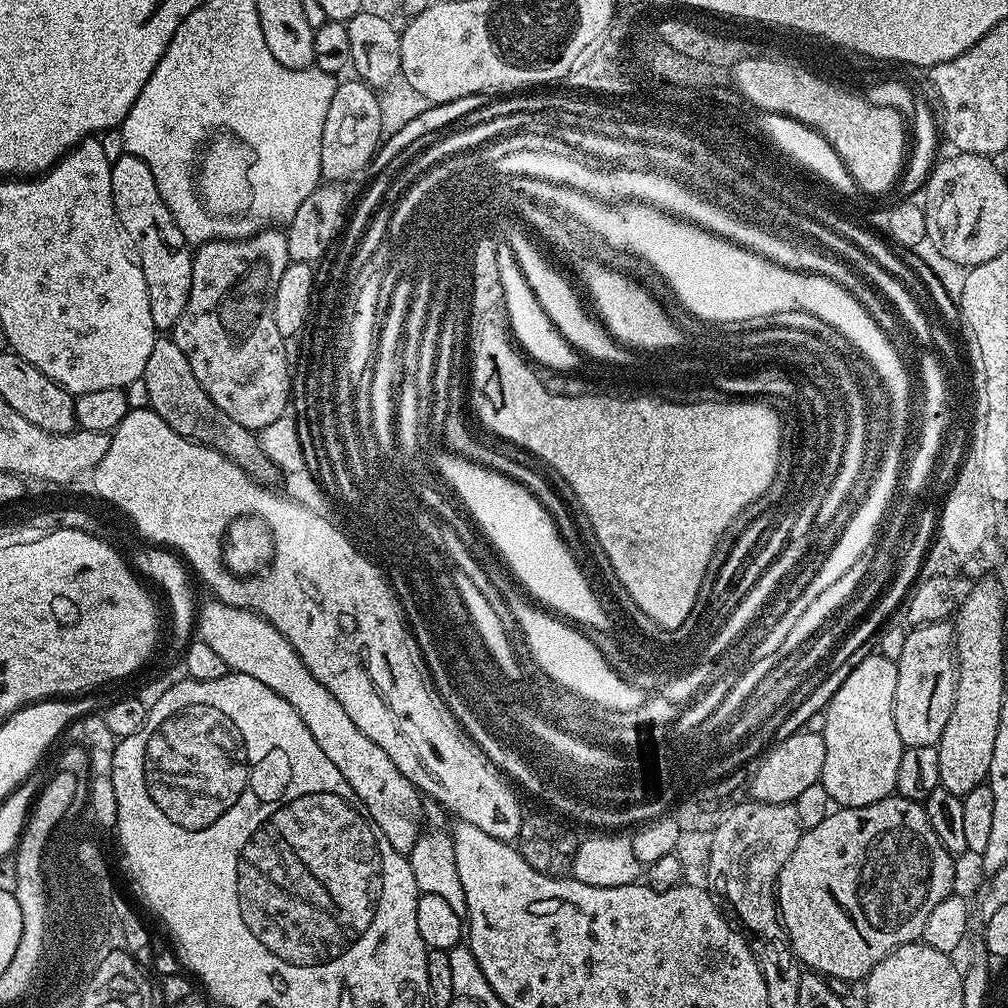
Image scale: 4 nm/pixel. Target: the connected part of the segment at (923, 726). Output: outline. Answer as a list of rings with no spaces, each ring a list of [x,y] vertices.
[[[939,620],[933,624],[921,624],[913,627],[906,638],[906,646],[902,646],[902,654],[895,662],[898,670],[898,686],[894,690],[894,726],[898,726],[898,738],[903,742],[905,749],[939,745],[942,738],[942,730],[946,730],[946,721],[950,719],[950,710],[954,706],[954,690],[956,689],[956,649],[954,647],[953,625]]]

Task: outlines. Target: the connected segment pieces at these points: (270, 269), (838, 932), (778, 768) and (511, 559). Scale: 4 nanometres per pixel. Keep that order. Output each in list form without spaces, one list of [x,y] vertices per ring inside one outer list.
[[[263,230],[254,236],[240,240],[206,241],[205,244],[199,245],[195,249],[192,258],[192,285],[190,286],[190,298],[186,302],[186,310],[182,310],[182,318],[178,318],[176,325],[170,329],[170,339],[176,343],[178,350],[182,350],[182,354],[186,354],[186,362],[190,362],[190,370],[194,370],[194,378],[198,378],[202,390],[206,390],[206,394],[210,394],[214,406],[218,406],[218,410],[230,414],[230,418],[234,418],[234,422],[246,426],[249,430],[259,430],[270,426],[270,422],[274,422],[289,411],[288,395],[291,394],[292,388],[294,389],[294,380],[290,375],[290,366],[288,370],[288,352],[284,349],[286,338],[278,330],[278,322],[274,322],[274,294],[278,290],[278,282],[289,263],[288,237],[280,230]]]
[[[893,794],[866,806],[837,807],[829,811],[818,826],[801,835],[794,854],[790,854],[786,866],[782,866],[780,876],[776,879],[776,907],[780,910],[780,920],[784,923],[792,953],[805,969],[825,978],[832,977],[841,982],[863,981],[874,970],[874,966],[878,966],[878,962],[882,962],[882,958],[886,958],[895,948],[919,941],[923,937],[926,918],[930,918],[930,910],[934,910],[934,906],[938,906],[942,898],[953,895],[952,883],[956,880],[955,863],[957,864],[957,861],[952,853],[946,850],[946,846],[942,846],[942,842],[938,842],[938,834],[934,834],[934,826],[930,826],[930,818],[919,800],[908,800],[902,795]]]
[[[808,731],[785,735],[781,744],[773,743],[759,757],[755,765],[756,773],[752,776],[751,799],[771,804],[791,804],[799,798],[802,790],[818,783],[822,774],[822,762],[826,762],[826,742],[819,731]]]
[[[452,454],[449,457],[449,460],[440,460],[434,466],[439,479],[444,479],[456,491],[457,498],[464,503],[473,522],[500,551],[499,559],[518,581],[519,587],[533,601],[567,618],[573,625],[587,624],[592,630],[596,626],[604,628],[609,609],[600,605],[595,590],[588,585],[588,580],[580,569],[583,568],[581,561],[576,559],[572,549],[564,543],[556,523],[538,502],[538,498],[534,498],[530,490],[526,490],[509,476],[503,476],[500,472],[475,464],[462,456]]]

